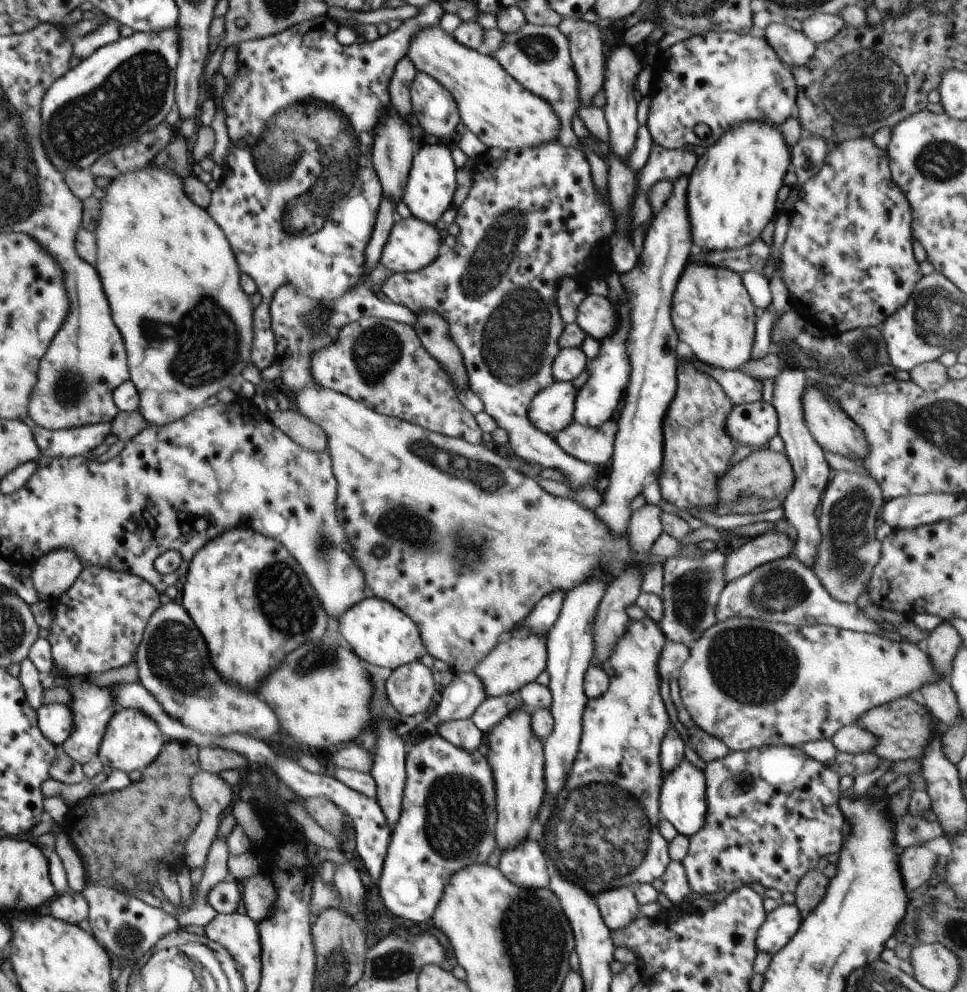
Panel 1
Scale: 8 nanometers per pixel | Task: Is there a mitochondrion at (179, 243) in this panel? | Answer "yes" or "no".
no

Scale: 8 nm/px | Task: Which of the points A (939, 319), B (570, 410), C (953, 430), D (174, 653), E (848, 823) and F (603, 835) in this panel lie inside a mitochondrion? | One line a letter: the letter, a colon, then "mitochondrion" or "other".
A: mitochondrion
B: other
C: mitochondrion
D: mitochondrion
E: other
F: mitochondrion

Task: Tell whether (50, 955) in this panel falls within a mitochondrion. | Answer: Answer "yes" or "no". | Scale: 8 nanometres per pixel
no

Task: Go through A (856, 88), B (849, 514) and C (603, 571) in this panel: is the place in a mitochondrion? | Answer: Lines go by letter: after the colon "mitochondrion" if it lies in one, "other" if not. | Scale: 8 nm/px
A: mitochondrion
B: mitochondrion
C: other

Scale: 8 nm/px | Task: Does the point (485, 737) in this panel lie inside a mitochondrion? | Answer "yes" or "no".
no

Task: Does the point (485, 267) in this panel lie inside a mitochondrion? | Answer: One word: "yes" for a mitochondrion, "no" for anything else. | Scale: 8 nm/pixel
yes

